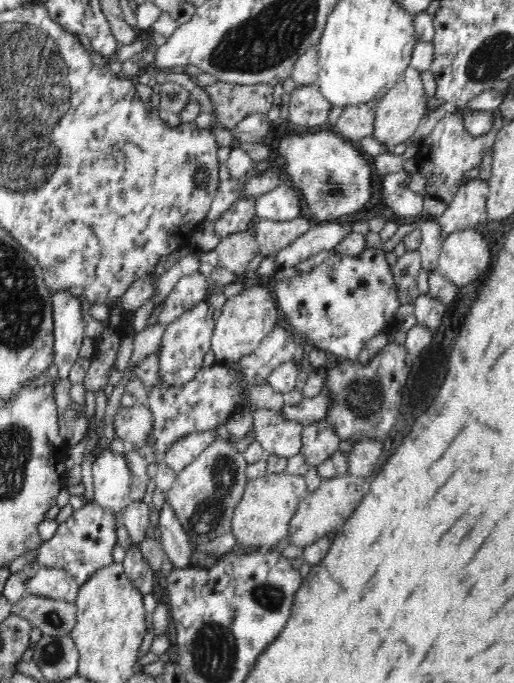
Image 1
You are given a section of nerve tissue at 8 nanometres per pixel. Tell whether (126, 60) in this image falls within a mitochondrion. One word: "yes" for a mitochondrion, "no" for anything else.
no

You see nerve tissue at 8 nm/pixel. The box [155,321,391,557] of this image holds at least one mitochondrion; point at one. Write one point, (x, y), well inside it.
(207, 517)

